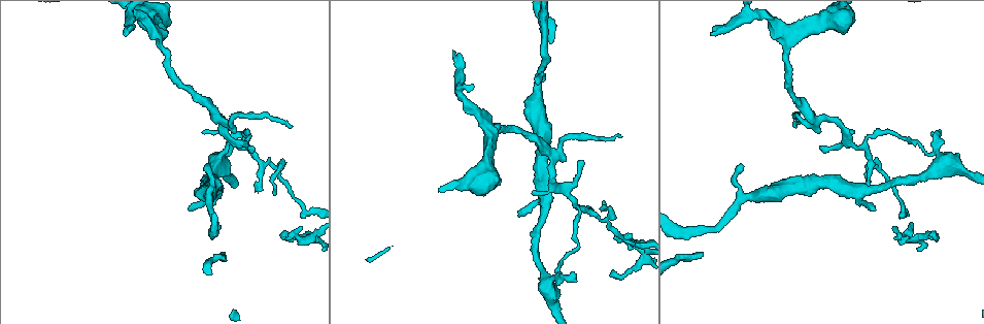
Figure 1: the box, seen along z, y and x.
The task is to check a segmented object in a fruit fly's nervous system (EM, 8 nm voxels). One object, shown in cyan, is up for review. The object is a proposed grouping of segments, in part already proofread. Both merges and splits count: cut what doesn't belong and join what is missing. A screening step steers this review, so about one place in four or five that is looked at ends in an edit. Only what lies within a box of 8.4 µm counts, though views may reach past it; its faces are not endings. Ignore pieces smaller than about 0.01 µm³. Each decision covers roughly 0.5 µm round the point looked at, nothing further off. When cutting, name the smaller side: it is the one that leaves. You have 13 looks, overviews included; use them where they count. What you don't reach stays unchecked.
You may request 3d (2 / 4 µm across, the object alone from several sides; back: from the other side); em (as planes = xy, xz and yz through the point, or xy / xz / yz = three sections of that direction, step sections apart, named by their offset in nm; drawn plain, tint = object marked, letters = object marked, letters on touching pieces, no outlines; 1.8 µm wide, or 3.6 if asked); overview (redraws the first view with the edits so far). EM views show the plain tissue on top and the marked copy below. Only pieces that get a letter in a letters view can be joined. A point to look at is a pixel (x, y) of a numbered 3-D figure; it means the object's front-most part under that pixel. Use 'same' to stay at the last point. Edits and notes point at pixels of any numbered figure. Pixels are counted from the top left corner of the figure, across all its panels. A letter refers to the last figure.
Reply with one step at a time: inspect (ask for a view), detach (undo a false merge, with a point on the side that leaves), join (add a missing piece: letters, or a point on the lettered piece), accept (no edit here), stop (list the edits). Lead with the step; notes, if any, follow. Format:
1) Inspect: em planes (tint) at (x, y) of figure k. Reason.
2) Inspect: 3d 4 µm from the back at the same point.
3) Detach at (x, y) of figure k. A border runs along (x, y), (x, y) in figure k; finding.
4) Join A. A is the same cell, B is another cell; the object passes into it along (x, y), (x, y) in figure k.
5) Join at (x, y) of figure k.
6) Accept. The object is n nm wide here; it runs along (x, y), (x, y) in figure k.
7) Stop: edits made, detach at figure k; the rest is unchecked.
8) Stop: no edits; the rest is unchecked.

Inspect: 3d 2 µm at (283, 232) of figure 1.

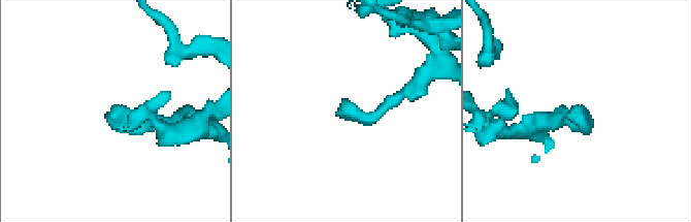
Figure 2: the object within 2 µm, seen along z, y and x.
Inspect: em planes (letters) at (578, 106) of figure 2.

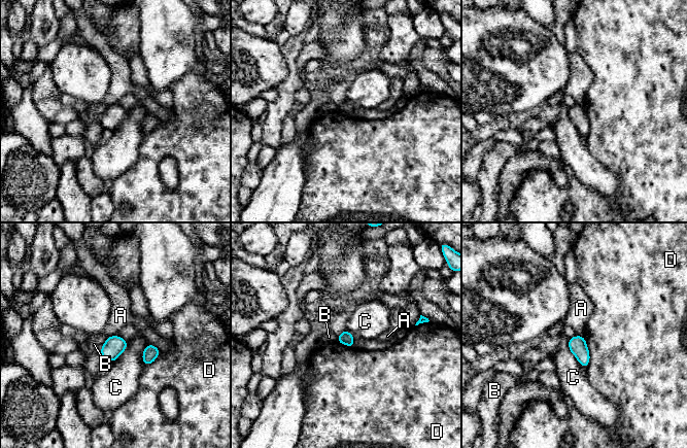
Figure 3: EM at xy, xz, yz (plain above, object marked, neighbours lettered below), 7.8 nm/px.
Accept. A, B, C and D are other cells; a border runs along (115, 335), (107, 337) in figure 3; no lettered piece goes on from it.

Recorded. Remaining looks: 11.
Inspect: em 3.6 µm xy step 4 (tint) at (219, 119) of figure 1.

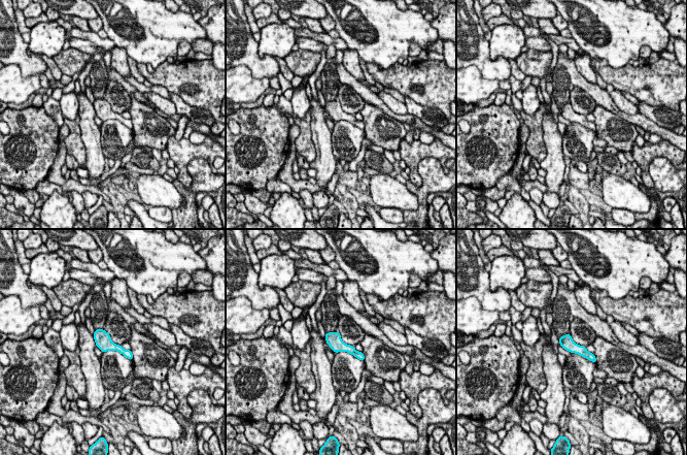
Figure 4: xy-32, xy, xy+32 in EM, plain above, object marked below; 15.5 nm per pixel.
Inspect: em 3.6 µm planes (letters) at the same point.

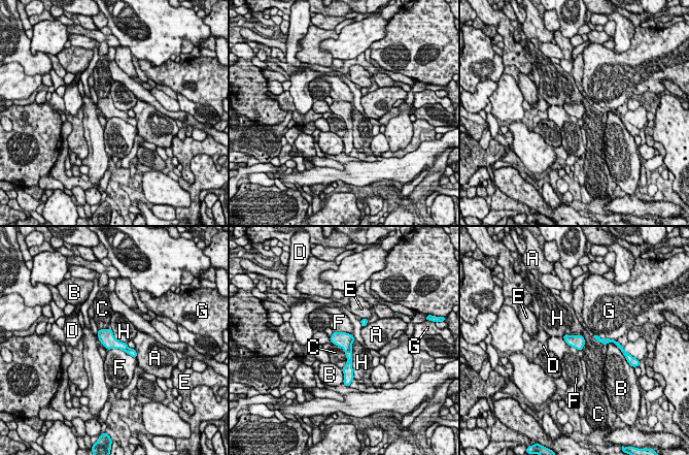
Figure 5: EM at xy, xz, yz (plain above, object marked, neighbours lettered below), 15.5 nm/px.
Accept. A, B, C, D, E, F, G and H are other cells; a border runs along (354, 339), (352, 344), (353, 376) in figure 5; one neuron here.

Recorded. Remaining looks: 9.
Inspect: 3d 4 µm at (703, 252) of figure 1. Long arm stops here.

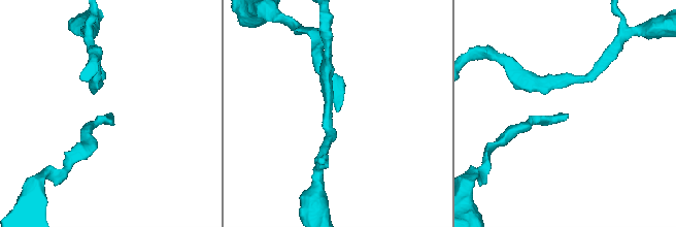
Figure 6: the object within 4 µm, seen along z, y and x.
Inspect: em 3.6 µm planes (letters) at (338, 111) of figure 6.

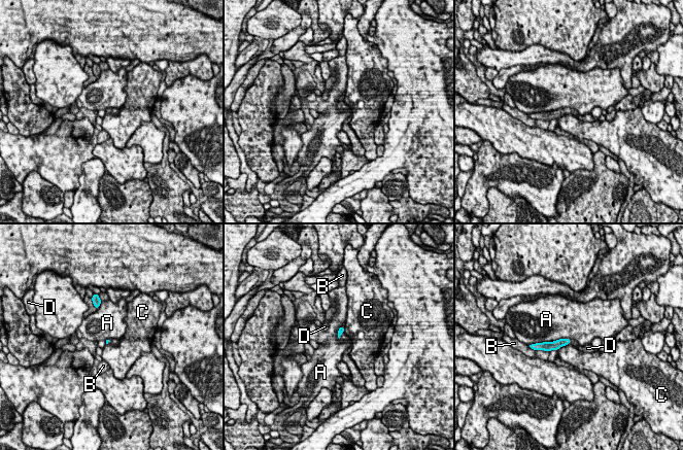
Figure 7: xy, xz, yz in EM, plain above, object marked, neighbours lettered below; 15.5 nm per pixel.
Accept. A, B, C and D are other cells; no lettered piece goes on from it.

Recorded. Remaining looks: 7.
Inspect: em planes (letters) at (743, 166) of figure 1.

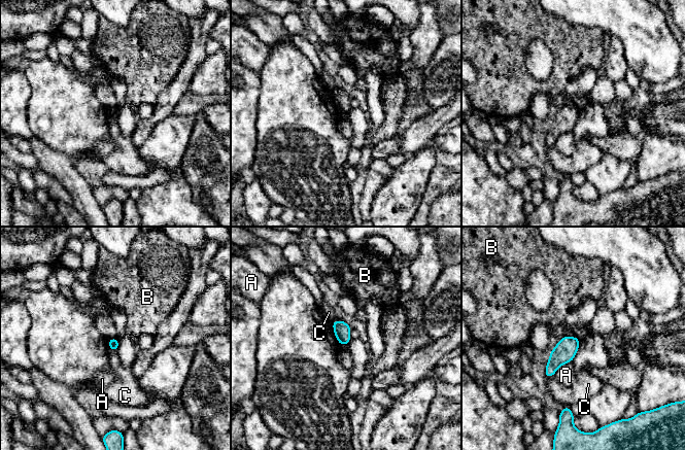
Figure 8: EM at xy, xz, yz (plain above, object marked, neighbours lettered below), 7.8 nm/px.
Accept. The longest contact is with A, 190 nm; A, B and C are other cells; a border runs along (572, 360), (562, 364), (553, 375) in figure 8; no lettered piece goes on from it.

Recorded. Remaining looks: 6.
Inspect: em planes (letters) at (454, 53) of figure 1. Thin end.

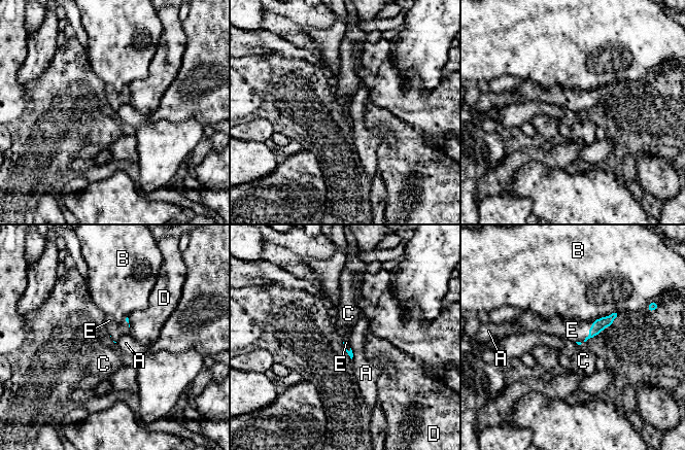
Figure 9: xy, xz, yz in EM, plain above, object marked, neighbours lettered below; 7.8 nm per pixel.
Join E. E is the same cell, A, B, C and D are other cells; the neuron continues.

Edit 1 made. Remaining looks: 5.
Stop: edits made, join at figure 9; the rest is unchecked.

